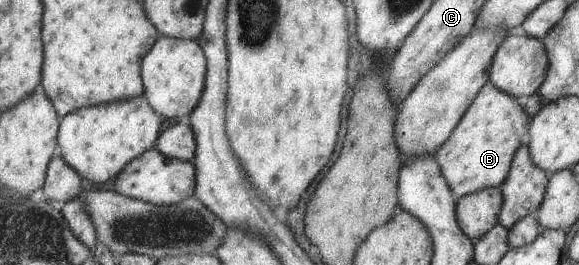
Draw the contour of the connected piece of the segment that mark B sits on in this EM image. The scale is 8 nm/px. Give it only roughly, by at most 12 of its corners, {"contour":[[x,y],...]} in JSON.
{"contour":[[487,82],[433,154],[455,201],[502,184],[529,121]]}

